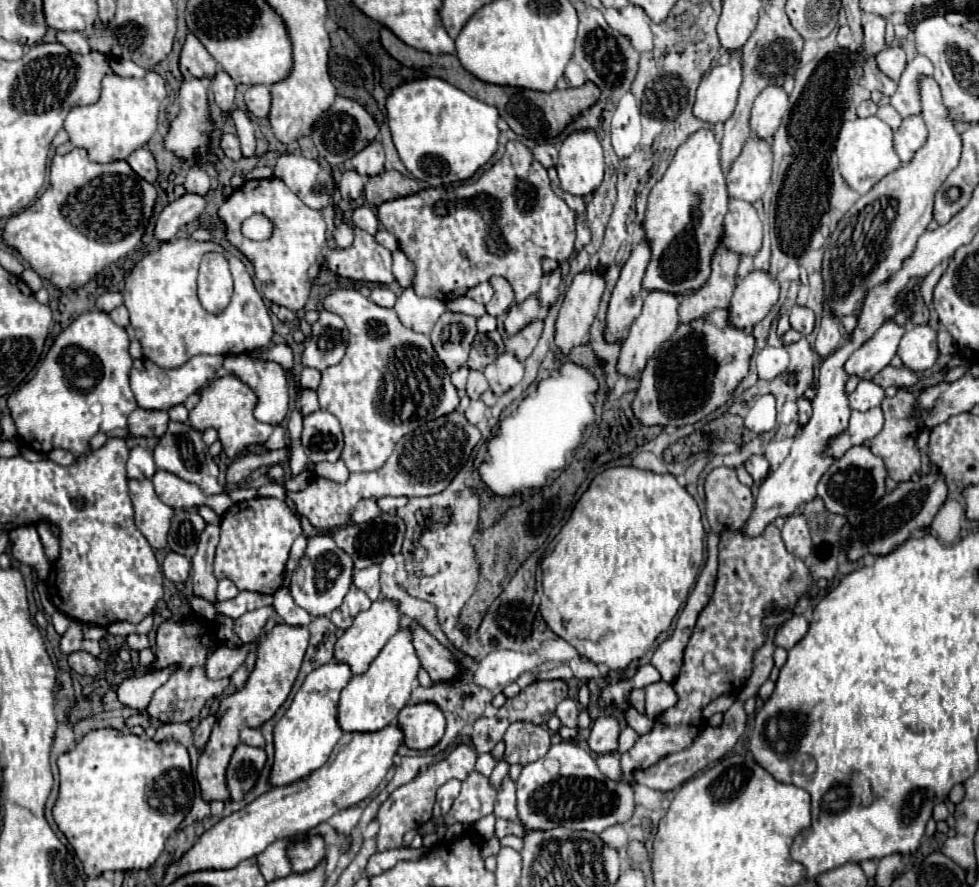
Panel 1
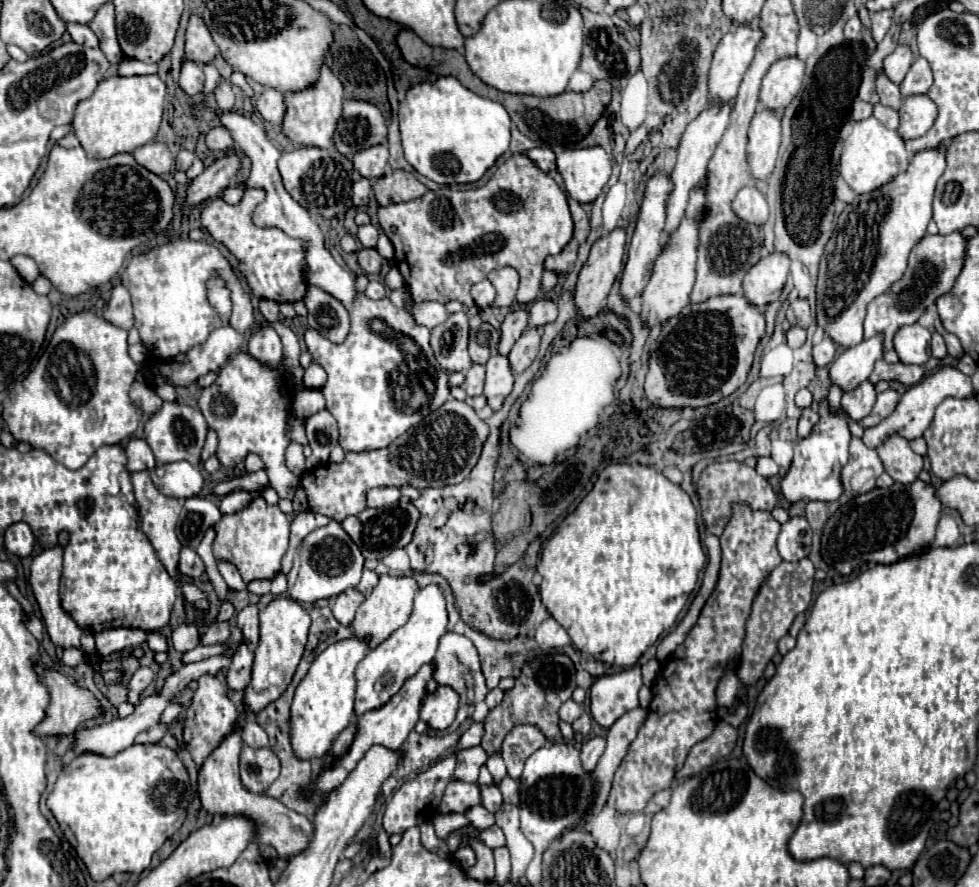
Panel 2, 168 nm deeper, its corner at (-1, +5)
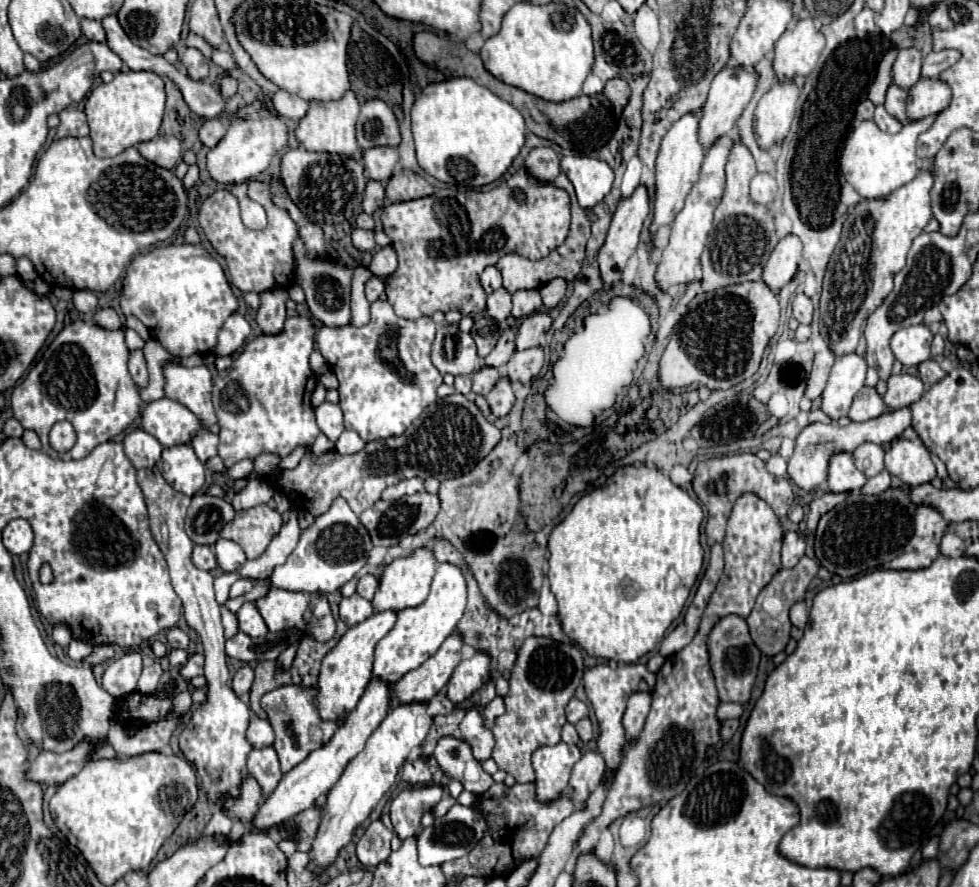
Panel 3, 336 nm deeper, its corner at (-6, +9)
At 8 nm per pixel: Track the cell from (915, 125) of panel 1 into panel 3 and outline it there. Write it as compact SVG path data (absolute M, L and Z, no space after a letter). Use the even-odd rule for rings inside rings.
M921 77L909 89L907 113L911 119L935 115L935 113L941 113L949 105L949 99L951 99L951 91L947 83L941 83L941 79Z

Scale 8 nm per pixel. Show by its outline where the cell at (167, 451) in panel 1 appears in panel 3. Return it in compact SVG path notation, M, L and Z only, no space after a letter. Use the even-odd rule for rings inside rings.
M163 397L143 409L141 425L163 447L173 447L193 439L199 429L199 419L185 405Z

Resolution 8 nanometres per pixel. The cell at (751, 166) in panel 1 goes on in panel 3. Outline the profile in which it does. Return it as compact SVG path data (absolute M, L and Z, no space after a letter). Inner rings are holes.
M777 81L757 103L755 135L763 149L783 141L789 133L801 85L795 81Z

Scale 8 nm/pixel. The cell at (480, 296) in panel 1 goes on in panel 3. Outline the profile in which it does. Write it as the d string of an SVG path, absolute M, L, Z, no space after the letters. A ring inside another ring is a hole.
M493 265L485 267L485 271L481 275L481 285L483 285L483 289L487 293L491 293L491 291L495 291L495 289L501 287L501 273L497 271L497 267L493 267Z

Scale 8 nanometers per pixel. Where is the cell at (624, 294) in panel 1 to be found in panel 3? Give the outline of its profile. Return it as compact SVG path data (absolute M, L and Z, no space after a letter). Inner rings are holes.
M693 111L683 115L663 137L661 151L657 157L657 197L655 197L655 219L651 225L651 233L655 235L661 225L669 225L673 217L681 211L687 193L697 181L701 163L705 159L705 147L699 143L699 119L701 111Z

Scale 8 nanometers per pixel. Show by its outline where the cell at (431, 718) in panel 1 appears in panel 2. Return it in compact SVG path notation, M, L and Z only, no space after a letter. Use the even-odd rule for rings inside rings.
M438 687L422 699L420 721L430 729L444 731L452 725L458 709L458 693L452 687Z

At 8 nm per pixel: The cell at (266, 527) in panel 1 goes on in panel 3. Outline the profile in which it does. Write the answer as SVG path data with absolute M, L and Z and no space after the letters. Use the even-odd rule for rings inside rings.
M257 505L247 511L237 511L235 519L223 527L221 537L239 543L247 553L247 559L255 559L267 549L281 525L283 519L277 511L269 505Z

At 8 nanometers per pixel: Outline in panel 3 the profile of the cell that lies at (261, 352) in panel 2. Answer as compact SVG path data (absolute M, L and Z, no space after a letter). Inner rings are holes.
M273 287L269 291L261 291L261 305L257 309L257 323L263 333L279 333L285 323L285 303L289 293L285 287Z

